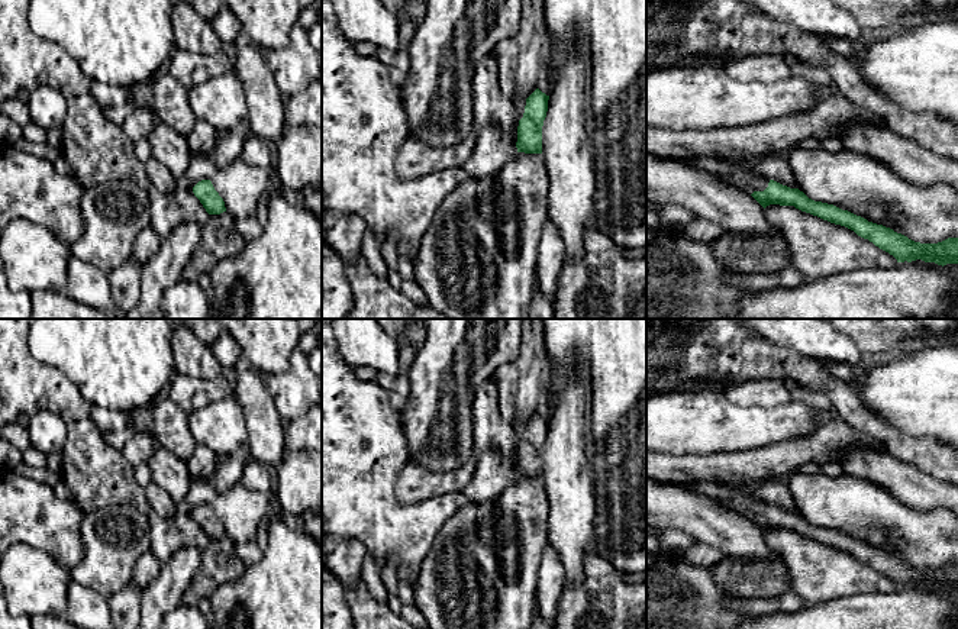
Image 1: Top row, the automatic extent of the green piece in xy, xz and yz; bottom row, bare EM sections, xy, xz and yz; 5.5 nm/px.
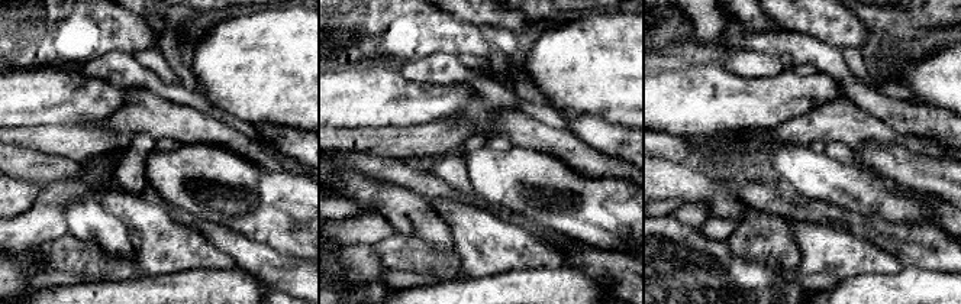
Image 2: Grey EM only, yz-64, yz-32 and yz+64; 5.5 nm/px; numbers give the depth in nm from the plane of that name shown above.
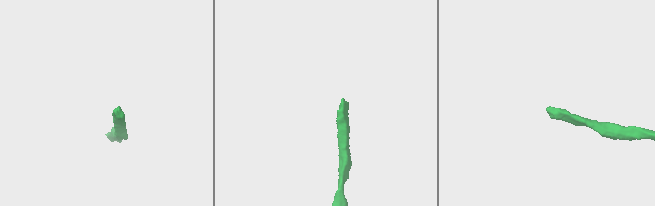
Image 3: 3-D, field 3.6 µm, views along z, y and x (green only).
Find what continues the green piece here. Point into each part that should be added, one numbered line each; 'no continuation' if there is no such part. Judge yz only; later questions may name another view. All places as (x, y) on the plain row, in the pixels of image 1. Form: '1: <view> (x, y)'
1: yz (738, 499)

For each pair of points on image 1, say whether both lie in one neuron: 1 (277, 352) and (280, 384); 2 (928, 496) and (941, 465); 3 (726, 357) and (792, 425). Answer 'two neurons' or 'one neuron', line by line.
1: two neurons
2: two neurons
3: two neurons

